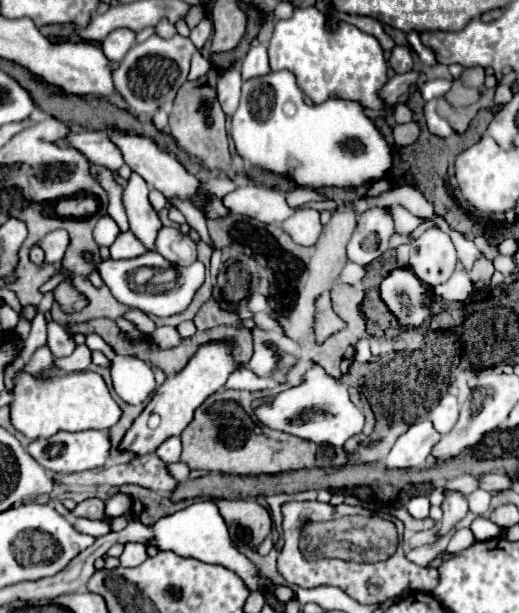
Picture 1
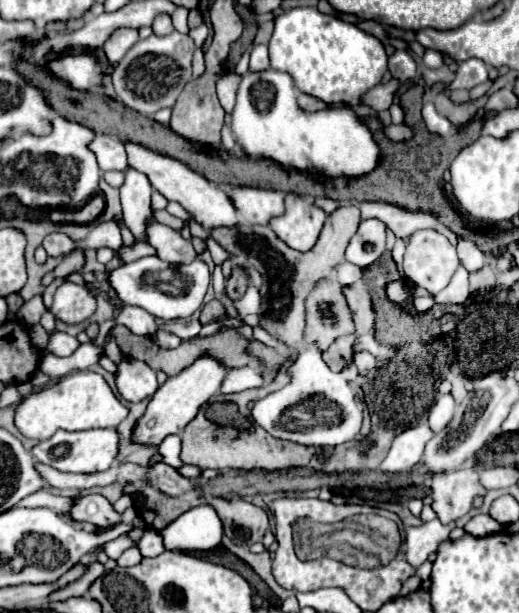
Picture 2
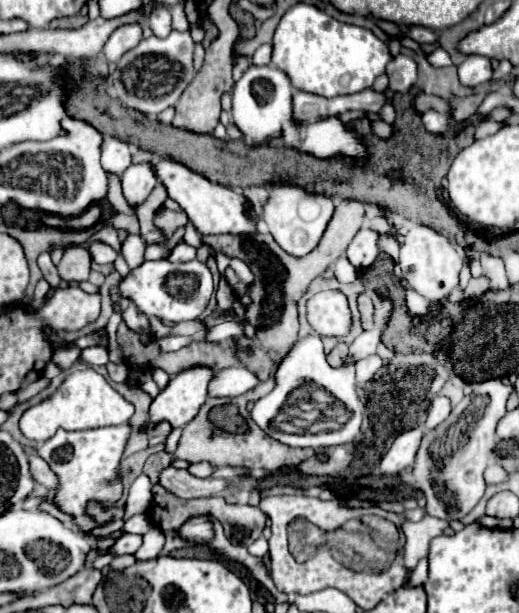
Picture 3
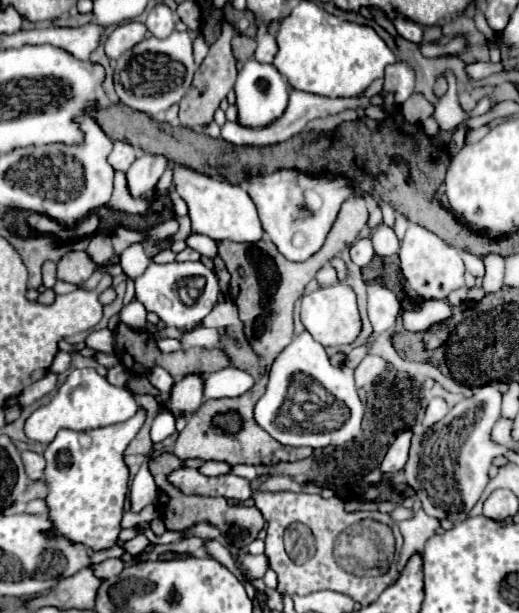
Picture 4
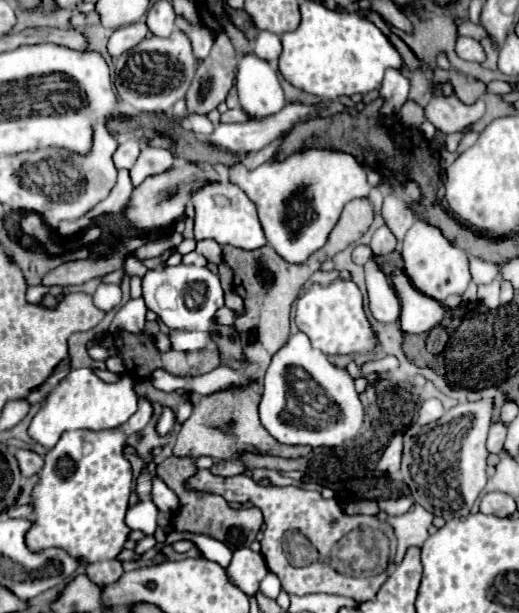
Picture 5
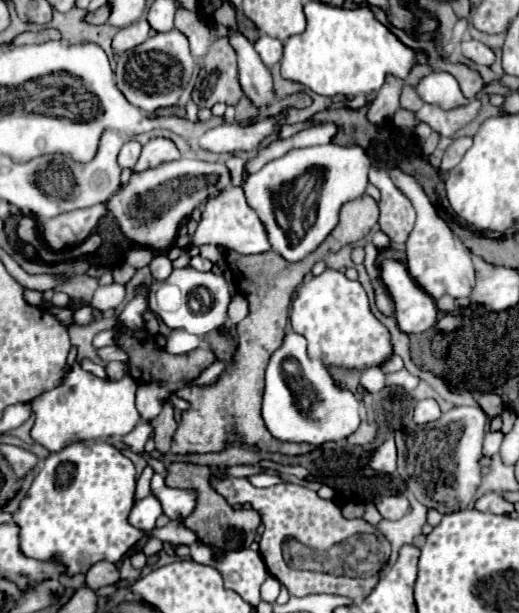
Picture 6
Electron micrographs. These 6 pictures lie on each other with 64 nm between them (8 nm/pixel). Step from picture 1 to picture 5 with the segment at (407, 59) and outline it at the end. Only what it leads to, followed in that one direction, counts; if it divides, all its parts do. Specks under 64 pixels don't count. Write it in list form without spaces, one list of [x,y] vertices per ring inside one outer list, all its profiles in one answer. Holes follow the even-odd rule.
[[[390,68],[384,76],[382,88],[380,88],[380,98],[384,100],[384,104],[380,106],[380,116],[388,116],[400,110],[400,106],[406,102],[410,90],[410,82],[408,78],[400,72]]]

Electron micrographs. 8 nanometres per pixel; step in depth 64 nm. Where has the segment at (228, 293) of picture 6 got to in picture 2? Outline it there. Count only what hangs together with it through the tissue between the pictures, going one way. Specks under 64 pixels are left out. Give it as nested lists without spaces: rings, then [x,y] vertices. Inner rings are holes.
[[[148,256],[134,260],[126,266],[118,266],[110,274],[110,284],[116,288],[124,304],[144,308],[148,314],[160,320],[178,320],[178,318],[190,318],[196,310],[204,306],[204,296],[210,286],[210,278],[212,278],[210,270],[200,258],[196,258],[190,264],[174,266],[160,260],[158,256]]]

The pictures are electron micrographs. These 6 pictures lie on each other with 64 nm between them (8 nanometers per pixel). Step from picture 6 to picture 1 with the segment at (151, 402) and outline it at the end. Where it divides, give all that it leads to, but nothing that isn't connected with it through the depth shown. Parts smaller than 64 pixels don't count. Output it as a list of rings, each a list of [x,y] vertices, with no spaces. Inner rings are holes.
[[[84,430],[84,432],[58,432],[48,440],[44,438],[34,440],[28,446],[28,454],[46,470],[52,470],[58,474],[70,474],[70,472],[104,466],[110,456],[110,448],[112,448],[112,442],[106,430]]]

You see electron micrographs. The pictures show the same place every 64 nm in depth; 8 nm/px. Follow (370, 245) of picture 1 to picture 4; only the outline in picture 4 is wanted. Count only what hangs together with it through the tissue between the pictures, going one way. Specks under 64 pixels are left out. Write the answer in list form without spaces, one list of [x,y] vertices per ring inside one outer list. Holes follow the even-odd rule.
[[[360,238],[358,242],[354,242],[350,248],[350,258],[354,264],[366,266],[374,258],[374,248],[372,248],[370,238]]]

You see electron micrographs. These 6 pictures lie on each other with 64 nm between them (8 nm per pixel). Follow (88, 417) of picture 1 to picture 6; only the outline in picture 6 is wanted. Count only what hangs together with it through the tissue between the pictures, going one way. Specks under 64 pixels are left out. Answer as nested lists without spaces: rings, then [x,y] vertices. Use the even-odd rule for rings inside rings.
[[[75,361],[72,372],[60,388],[44,392],[32,402],[32,412],[36,416],[32,438],[48,448],[50,452],[60,452],[78,440],[98,440],[110,436],[124,436],[140,422],[140,414],[134,404],[136,380],[124,376],[122,380],[104,380],[90,372],[84,372]]]

